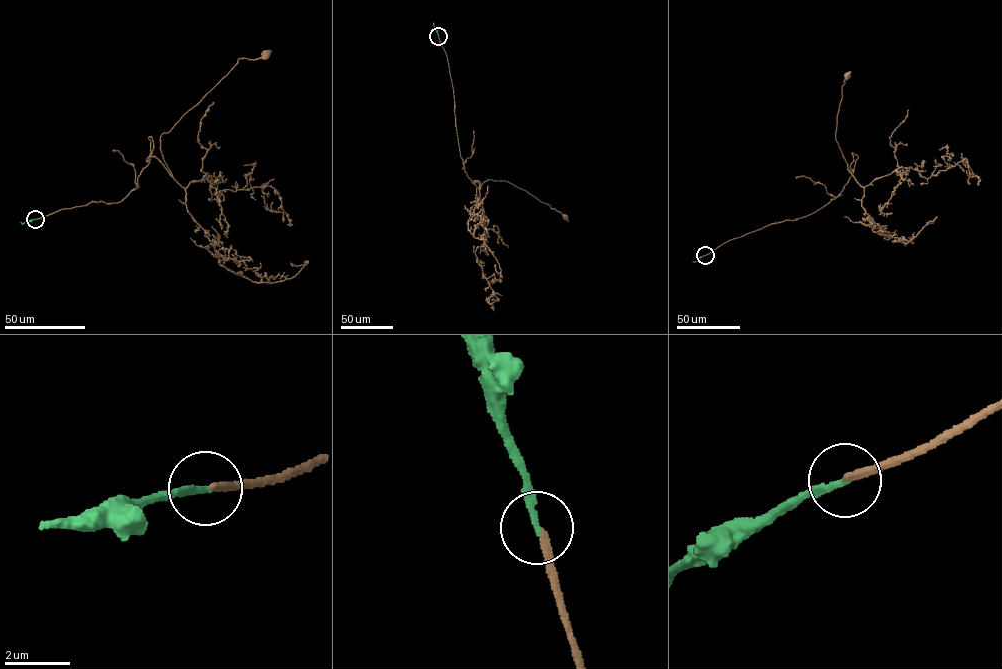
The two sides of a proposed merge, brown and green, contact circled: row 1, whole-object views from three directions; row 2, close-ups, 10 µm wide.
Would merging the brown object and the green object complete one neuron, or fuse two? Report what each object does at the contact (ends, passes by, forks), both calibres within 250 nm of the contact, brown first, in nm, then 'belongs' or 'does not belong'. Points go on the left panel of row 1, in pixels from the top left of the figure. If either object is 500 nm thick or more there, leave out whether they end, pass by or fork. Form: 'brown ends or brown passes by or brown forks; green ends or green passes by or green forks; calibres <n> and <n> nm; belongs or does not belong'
brown ends; green ends; calibres 180 and 190 nm; belongs

